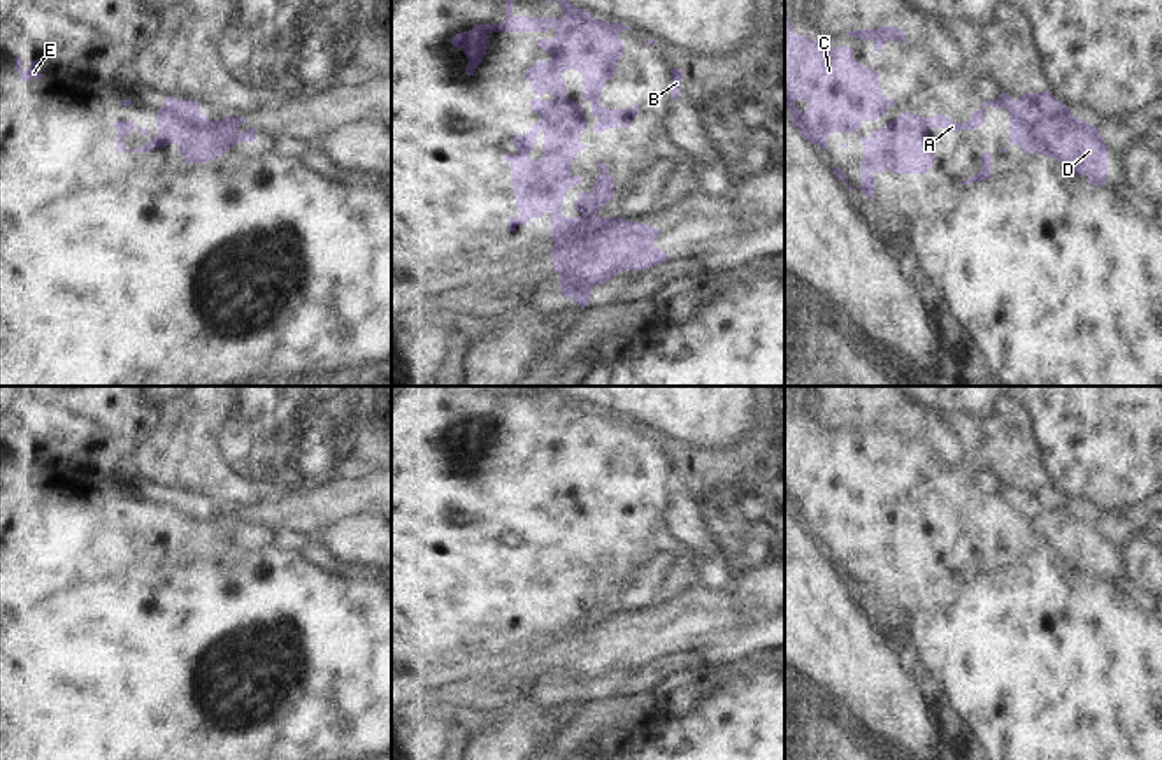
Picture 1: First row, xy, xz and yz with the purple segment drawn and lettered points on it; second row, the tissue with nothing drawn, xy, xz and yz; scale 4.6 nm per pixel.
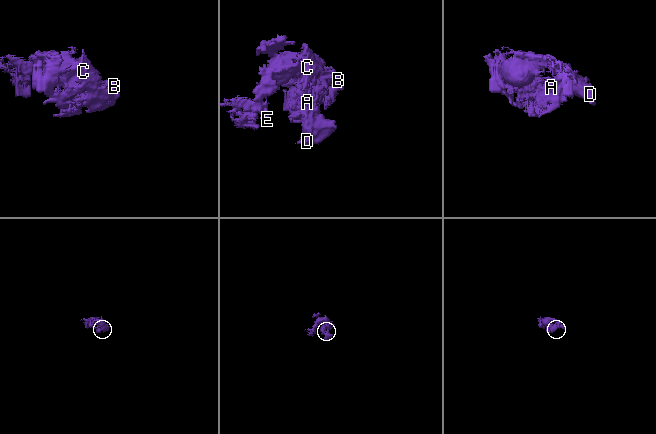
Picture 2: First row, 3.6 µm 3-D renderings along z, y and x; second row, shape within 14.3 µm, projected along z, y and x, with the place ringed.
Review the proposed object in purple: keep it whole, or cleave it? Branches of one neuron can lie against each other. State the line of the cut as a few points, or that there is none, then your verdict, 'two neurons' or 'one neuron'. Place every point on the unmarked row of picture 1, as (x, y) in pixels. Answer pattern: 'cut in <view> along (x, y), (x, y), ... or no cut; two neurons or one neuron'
cut in xy along (197, 495), (197, 508), (176, 522), (183, 530), (178, 536); two neurons

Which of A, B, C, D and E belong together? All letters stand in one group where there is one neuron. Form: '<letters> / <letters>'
A B C E / D

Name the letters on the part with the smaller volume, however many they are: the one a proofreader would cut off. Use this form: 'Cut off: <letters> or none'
Cut off: D

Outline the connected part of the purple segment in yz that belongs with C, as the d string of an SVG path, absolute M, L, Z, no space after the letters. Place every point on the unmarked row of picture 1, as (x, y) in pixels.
M785 407L785 498L792 505L792 518L811 537L827 542L834 525L860 523L864 514L874 514L895 498L893 491L881 486L879 467L860 458L848 439L828 441L797 428Z

